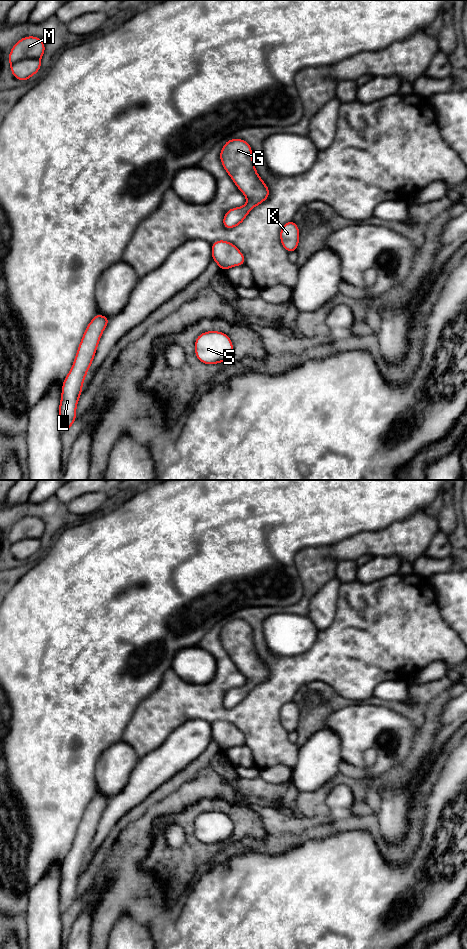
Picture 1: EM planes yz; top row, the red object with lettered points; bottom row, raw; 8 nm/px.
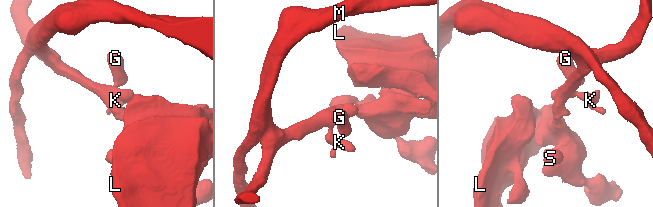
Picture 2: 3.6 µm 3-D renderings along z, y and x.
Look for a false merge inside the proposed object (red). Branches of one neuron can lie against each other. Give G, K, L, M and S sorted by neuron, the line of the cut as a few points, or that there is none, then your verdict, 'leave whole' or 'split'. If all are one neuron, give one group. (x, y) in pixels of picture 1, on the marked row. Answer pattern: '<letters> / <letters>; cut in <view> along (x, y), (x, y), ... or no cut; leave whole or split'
G K L M S; no cut; leave whole

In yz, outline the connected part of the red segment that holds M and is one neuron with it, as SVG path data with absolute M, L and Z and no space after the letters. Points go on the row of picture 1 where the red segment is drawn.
M35 36L21 38L11 49L8 60L12 75L26 82L41 68L40 58L44 55L45 44Z

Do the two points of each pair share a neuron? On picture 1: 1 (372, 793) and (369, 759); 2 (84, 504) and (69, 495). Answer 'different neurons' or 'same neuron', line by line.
1: same neuron
2: different neurons

